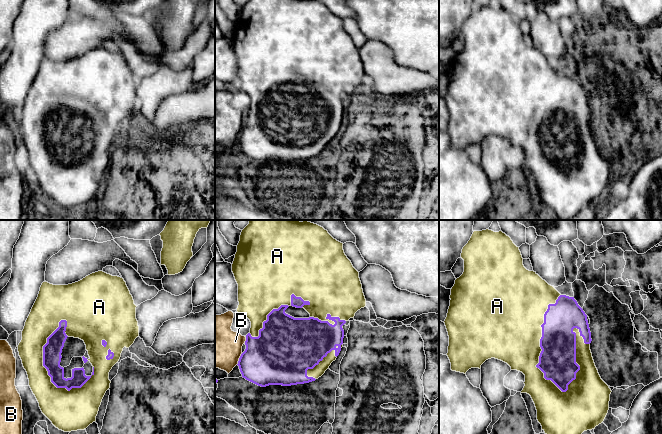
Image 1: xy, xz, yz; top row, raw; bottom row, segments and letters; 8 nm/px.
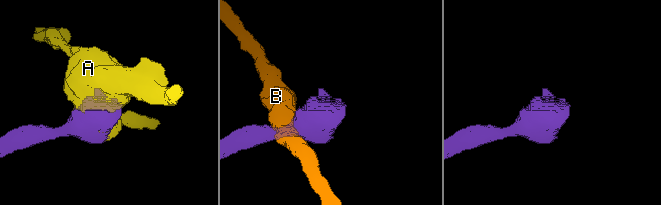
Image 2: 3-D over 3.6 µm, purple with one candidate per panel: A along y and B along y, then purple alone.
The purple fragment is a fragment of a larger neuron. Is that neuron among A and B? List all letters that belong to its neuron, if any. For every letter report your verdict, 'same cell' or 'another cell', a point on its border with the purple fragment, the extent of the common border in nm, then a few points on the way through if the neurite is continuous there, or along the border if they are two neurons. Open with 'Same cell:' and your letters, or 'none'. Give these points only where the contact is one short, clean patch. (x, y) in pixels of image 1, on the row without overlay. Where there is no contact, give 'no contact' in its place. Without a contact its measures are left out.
Same cell: A
A: same cell; contact yz (540, 120); length 800 nm
B: another cell; contact xz (239, 135); length 110 nm; border xz (242, 129), (236, 140)

